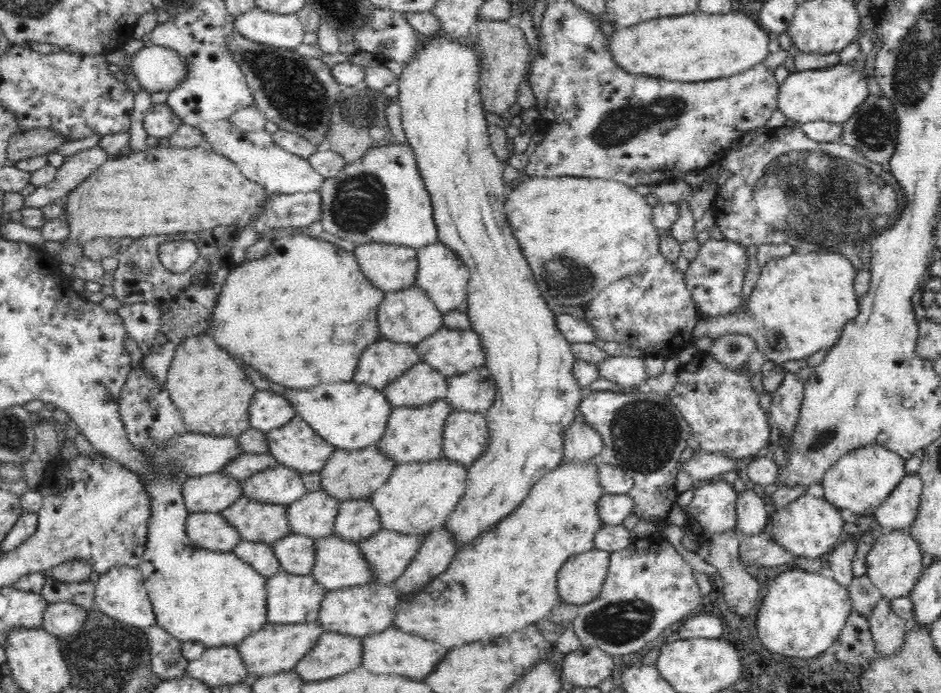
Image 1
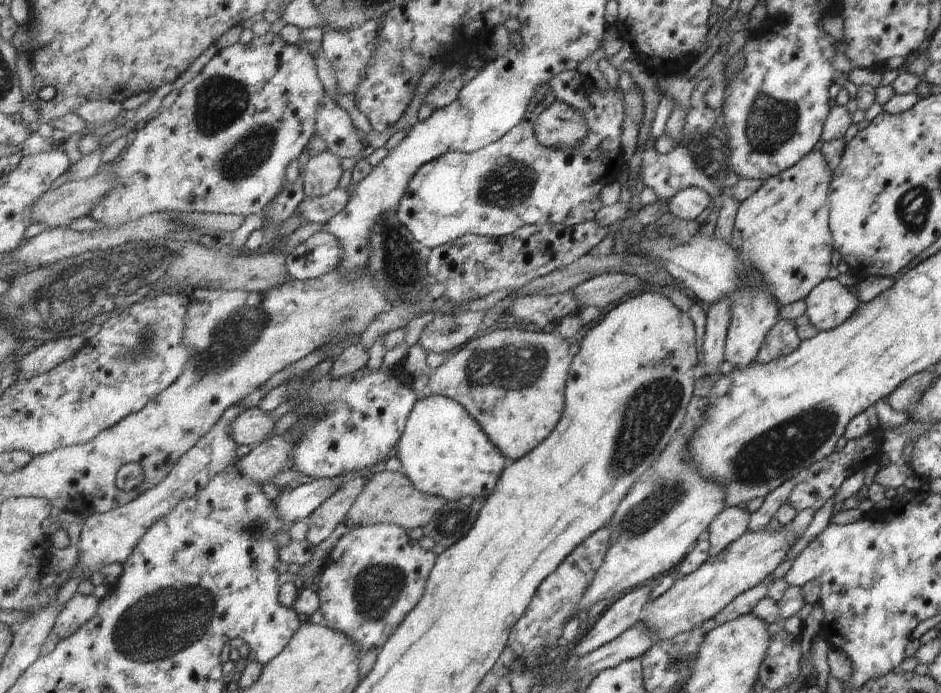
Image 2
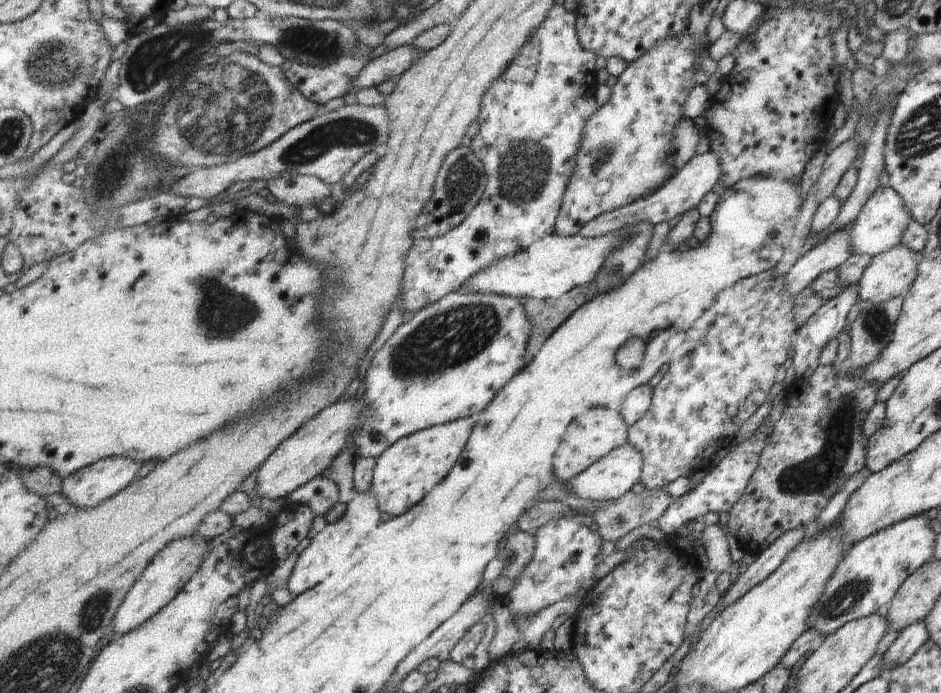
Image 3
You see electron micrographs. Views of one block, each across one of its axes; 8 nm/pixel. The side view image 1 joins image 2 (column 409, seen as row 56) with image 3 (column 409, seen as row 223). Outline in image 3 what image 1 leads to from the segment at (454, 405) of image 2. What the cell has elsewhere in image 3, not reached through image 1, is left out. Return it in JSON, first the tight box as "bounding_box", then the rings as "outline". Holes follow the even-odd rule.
{"bounding_box":[370,417,478,517],"outline":[[[478,417],[455,420],[447,424],[420,430],[396,442],[378,459],[374,467],[370,490],[373,490],[381,512],[398,517],[415,508],[430,490],[437,488],[460,461],[468,445]]]}

